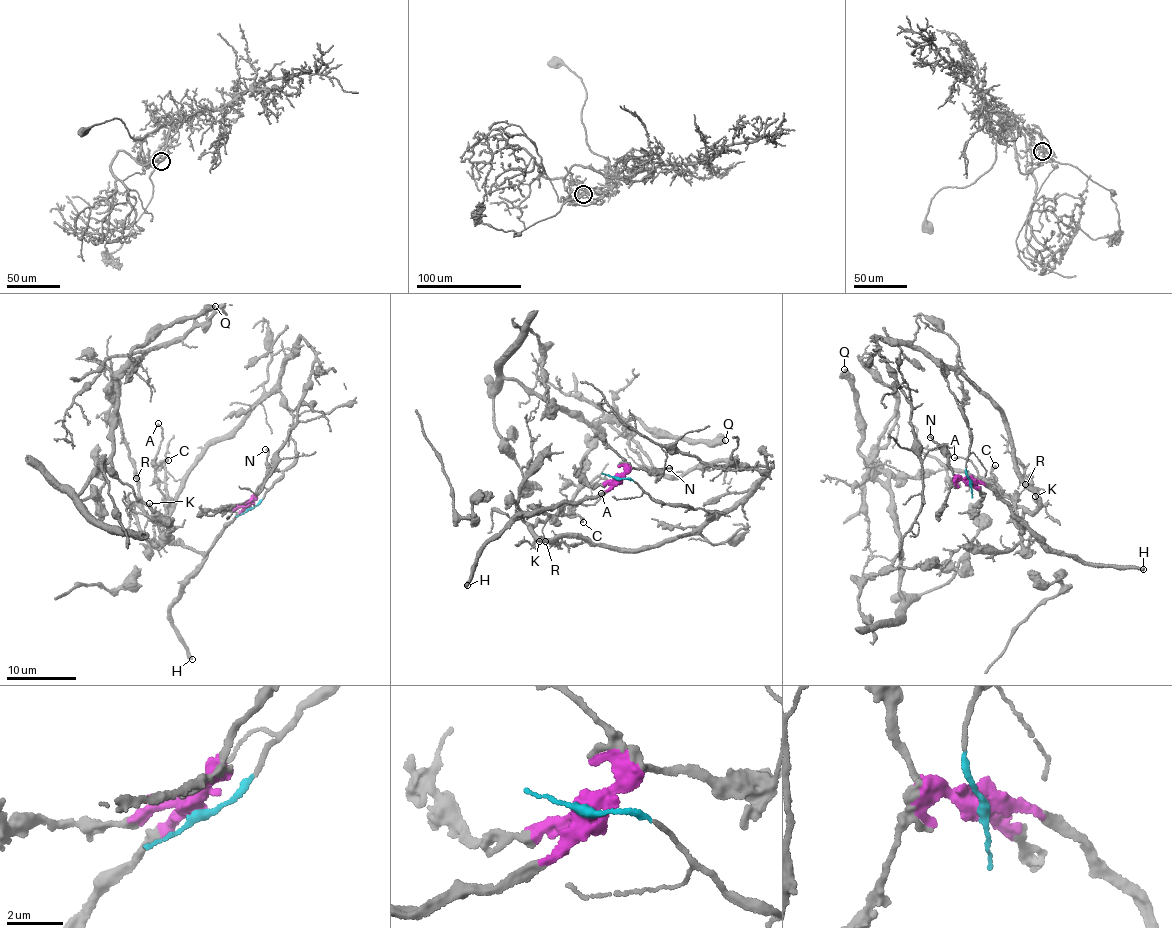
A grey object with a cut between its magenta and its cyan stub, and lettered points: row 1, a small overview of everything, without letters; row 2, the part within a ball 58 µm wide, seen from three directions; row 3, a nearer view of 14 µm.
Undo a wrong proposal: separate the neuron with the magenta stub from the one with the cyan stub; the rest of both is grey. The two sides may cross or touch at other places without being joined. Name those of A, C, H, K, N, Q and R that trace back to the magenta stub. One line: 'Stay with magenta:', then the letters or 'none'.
Stay with magenta: A, C, H, N

